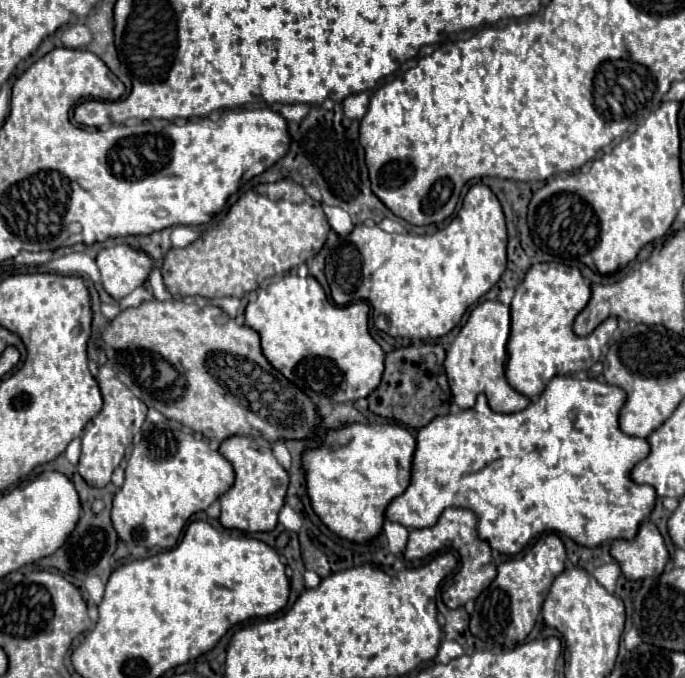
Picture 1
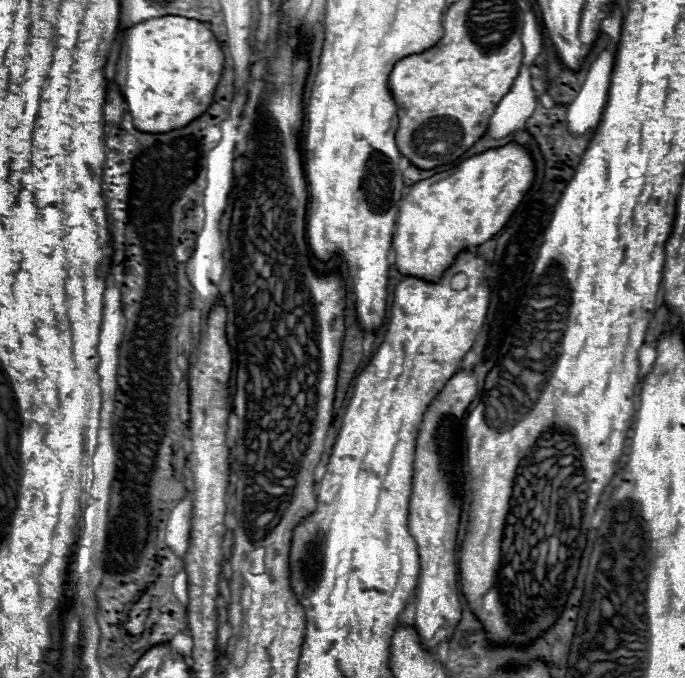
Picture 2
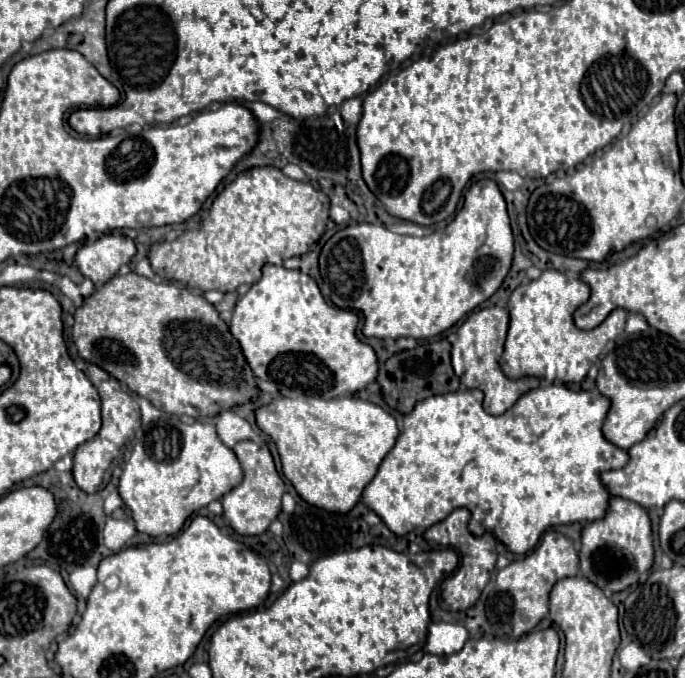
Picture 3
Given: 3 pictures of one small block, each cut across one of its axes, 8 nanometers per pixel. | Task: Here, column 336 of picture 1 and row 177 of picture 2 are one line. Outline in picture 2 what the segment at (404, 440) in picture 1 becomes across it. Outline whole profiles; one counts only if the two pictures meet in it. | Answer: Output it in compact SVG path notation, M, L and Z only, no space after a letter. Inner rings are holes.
M508 142L506 146L490 148L486 152L462 160L456 172L448 178L438 180L436 174L432 178L416 182L410 188L410 194L404 198L396 218L396 230L392 240L392 246L396 250L396 268L402 274L414 274L416 278L426 278L426 282L438 282L442 270L450 266L454 254L458 254L462 246L480 246L482 242L490 240L496 232L500 232L506 226L512 212L522 202L524 194L530 190L534 182L534 174L536 174L536 166L530 152L522 144Z

